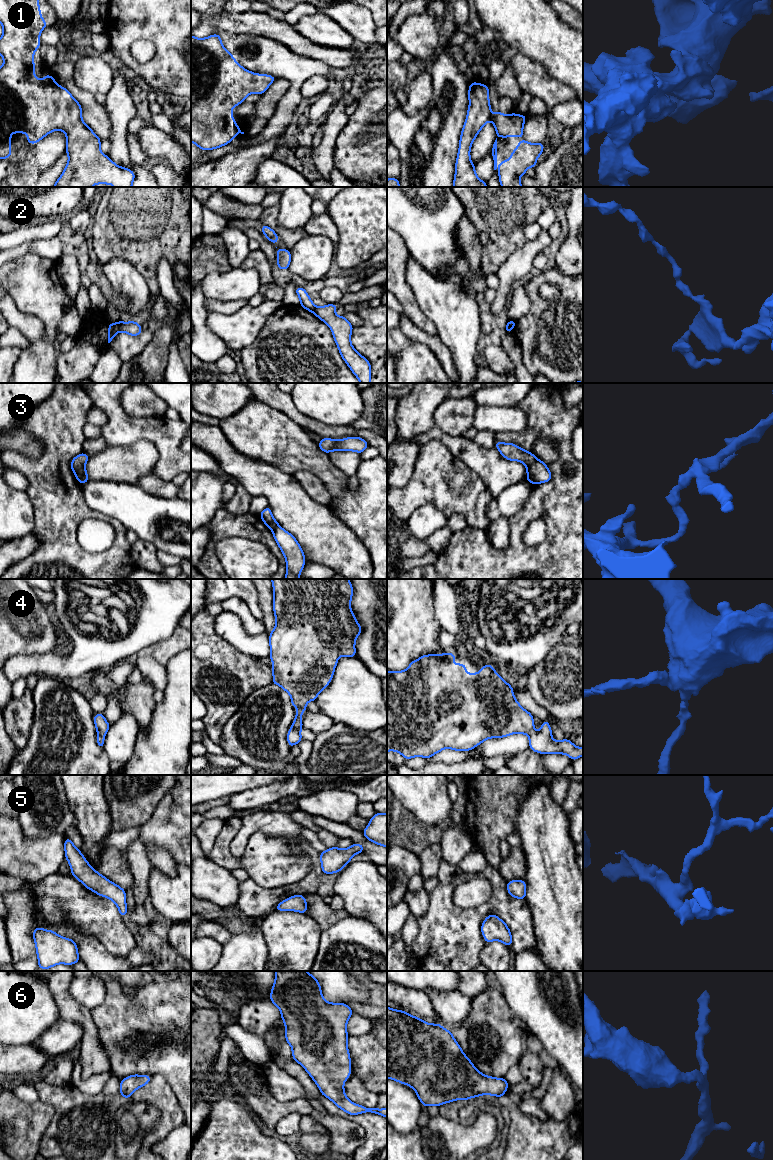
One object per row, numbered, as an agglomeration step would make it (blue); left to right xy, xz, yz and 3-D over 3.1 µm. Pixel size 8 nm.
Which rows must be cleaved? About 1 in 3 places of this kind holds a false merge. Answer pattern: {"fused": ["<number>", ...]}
{"fused": ["2", "3"]}

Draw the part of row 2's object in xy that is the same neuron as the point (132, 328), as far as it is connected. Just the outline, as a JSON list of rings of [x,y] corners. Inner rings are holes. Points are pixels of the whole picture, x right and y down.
[[[118,321],[117,326],[120,332],[125,332],[130,336],[139,336],[142,333],[141,326],[138,322],[122,322]]]

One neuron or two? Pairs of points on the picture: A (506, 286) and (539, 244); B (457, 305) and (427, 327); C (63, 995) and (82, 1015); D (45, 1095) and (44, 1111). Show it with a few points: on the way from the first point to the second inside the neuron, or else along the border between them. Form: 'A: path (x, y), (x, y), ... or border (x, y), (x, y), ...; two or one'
A: path (507, 276), (529, 254); one
B: border (418, 305), (419, 309), (434, 325), (437, 335); two
C: path (66, 1000), (77, 1011); one
D: border (39, 1099), (48, 1103), (54, 1110), (49, 1125); two

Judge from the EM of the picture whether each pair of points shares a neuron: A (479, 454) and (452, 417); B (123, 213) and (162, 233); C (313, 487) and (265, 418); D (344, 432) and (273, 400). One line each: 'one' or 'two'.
A: two
B: one
C: two
D: one

